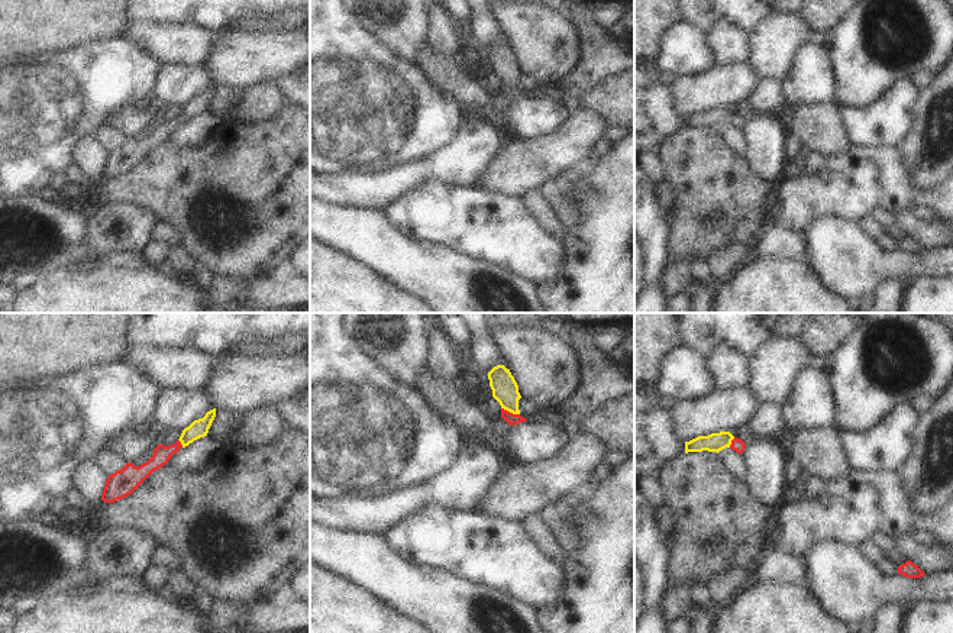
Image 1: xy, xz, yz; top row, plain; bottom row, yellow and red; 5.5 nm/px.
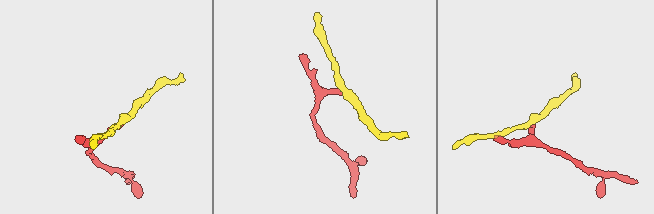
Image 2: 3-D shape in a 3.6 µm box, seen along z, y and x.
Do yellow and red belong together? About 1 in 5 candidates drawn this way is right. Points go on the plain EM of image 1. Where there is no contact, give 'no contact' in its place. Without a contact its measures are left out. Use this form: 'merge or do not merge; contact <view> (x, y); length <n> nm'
do not merge; contact xz (510, 87); length 110 nm

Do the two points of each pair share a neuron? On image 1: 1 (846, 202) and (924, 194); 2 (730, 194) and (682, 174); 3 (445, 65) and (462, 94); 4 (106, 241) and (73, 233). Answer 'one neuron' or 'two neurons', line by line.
1: one neuron
2: one neuron
3: one neuron
4: two neurons

